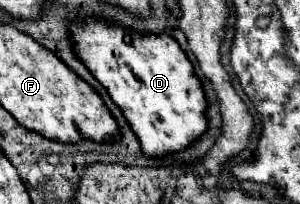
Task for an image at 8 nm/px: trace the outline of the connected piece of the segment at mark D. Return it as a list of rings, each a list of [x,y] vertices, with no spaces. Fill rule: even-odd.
[[[86,19],[78,27],[72,27],[72,39],[80,59],[90,69],[90,73],[108,89],[116,105],[120,105],[124,117],[128,119],[132,131],[142,143],[142,153],[150,159],[164,157],[168,153],[178,153],[192,147],[208,131],[208,101],[202,83],[194,75],[194,67],[186,53],[180,49],[170,35],[136,35],[122,27],[116,27],[102,19]]]

